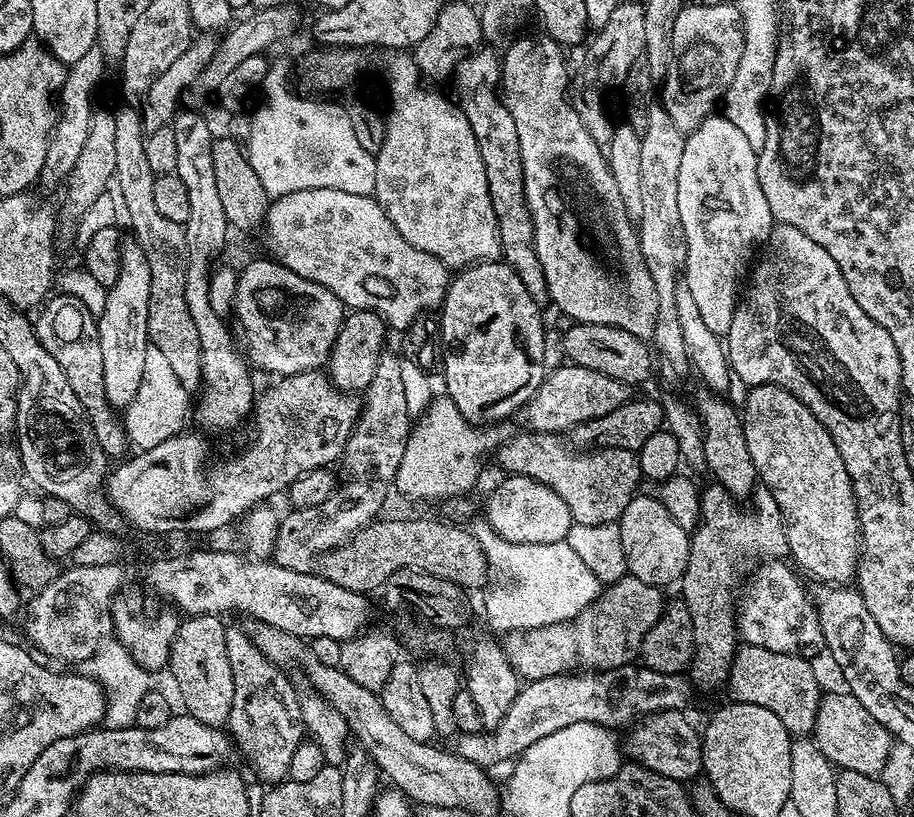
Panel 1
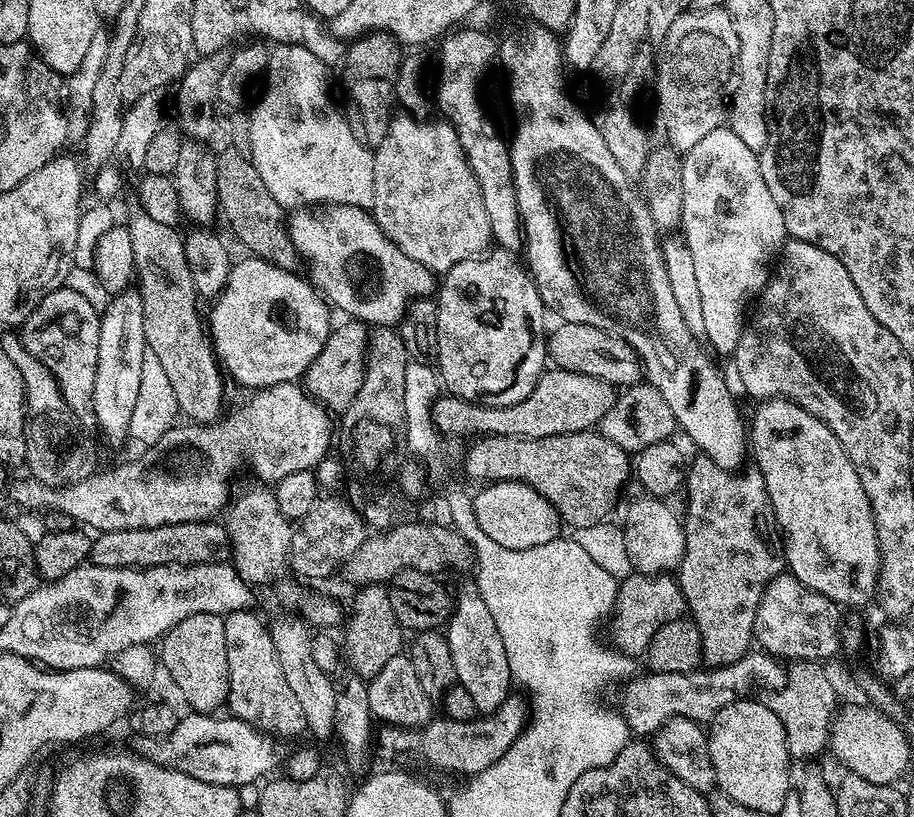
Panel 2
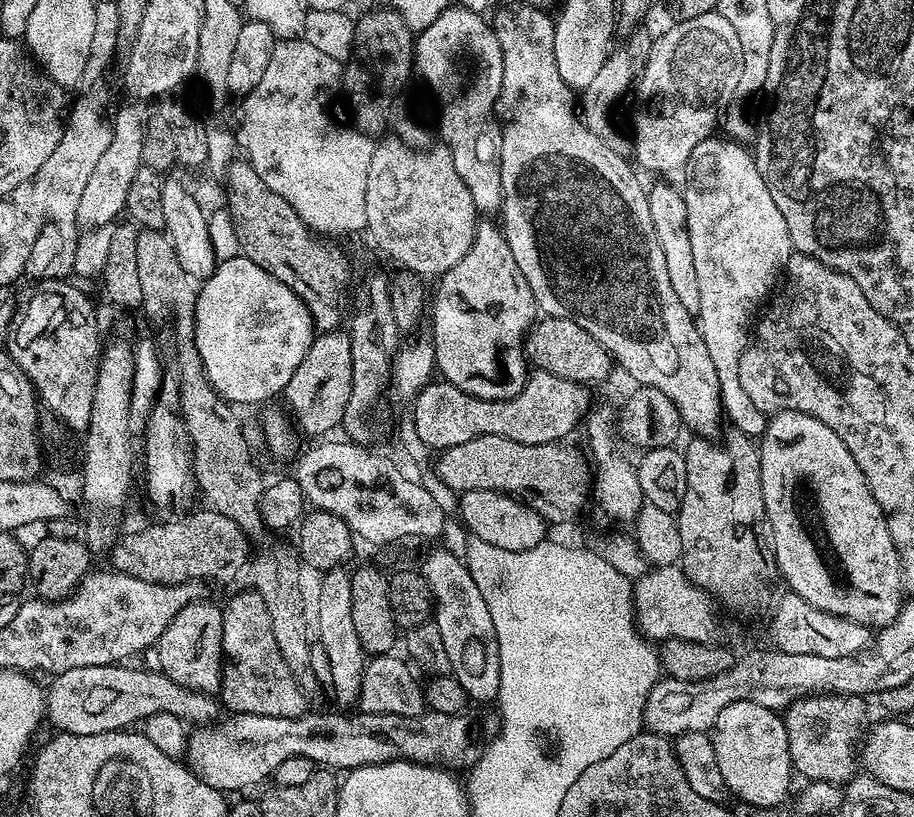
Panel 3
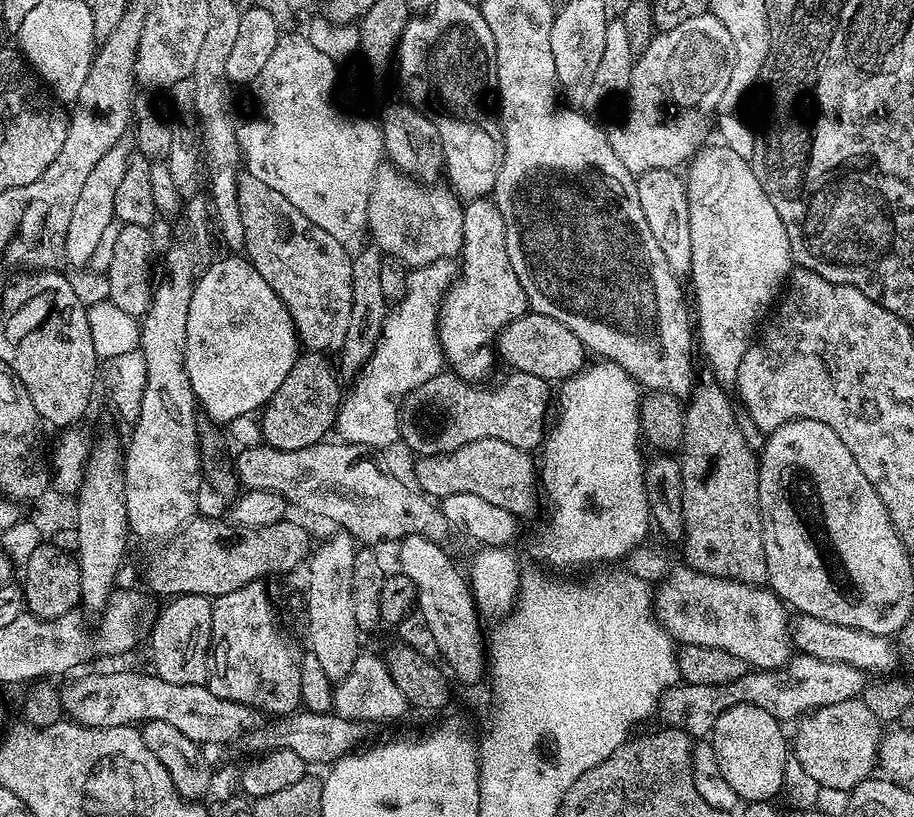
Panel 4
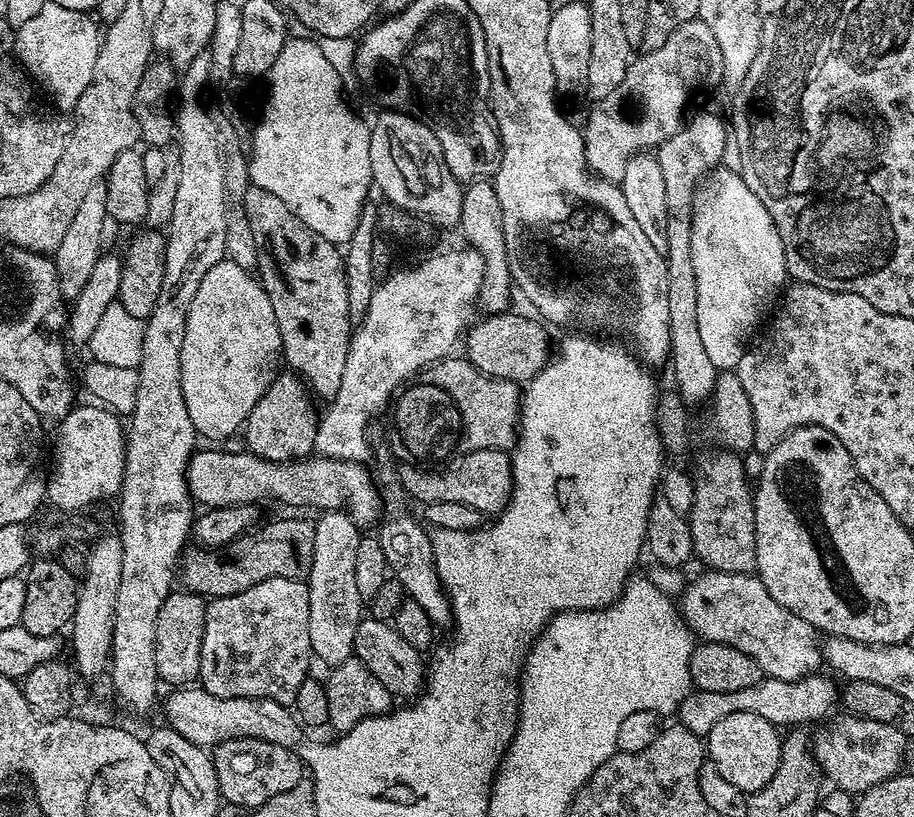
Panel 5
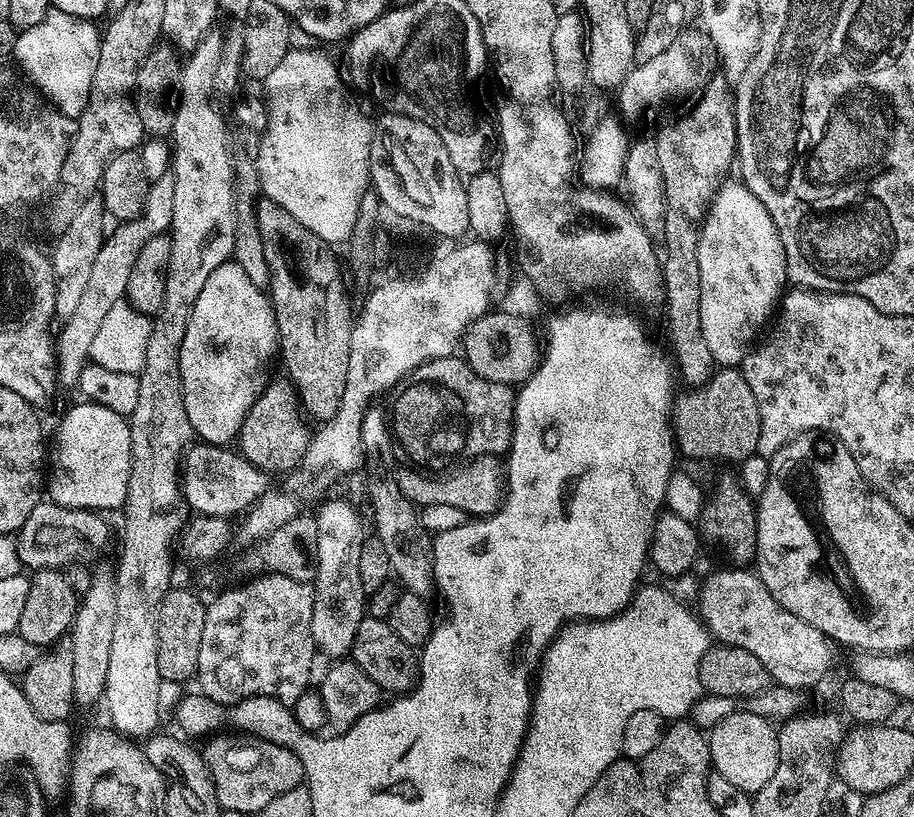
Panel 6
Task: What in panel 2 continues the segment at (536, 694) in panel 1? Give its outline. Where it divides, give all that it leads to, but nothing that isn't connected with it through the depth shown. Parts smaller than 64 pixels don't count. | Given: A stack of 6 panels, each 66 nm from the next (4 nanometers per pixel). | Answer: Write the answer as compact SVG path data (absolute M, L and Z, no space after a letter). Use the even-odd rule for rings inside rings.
M750 650L738 662L711 670L678 674L648 670L645 673L645 676L637 675L623 685L624 697L618 703L629 733L640 738L651 737L664 724L679 716L686 720L710 722L718 710L730 706L736 700L751 697L755 688L764 686L767 690L775 690L783 688L788 681L785 665L763 650ZM515 698L505 700L504 705L496 712L481 715L475 720L458 722L447 718L433 718L422 728L400 728L396 724L384 724L375 733L374 748L384 760L392 760L395 756L417 756L420 760L425 760L432 768L441 768L444 772L461 772L464 778L477 776L486 766L490 766L498 760L510 748L512 743L520 737L526 723L526 708L519 704Z

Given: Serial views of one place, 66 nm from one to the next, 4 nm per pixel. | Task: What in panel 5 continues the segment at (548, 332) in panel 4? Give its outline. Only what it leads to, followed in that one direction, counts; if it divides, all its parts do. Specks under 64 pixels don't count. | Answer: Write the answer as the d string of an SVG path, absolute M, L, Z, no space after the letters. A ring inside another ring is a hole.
M511 311L497 312L485 315L485 320L467 329L468 352L466 358L475 368L486 376L493 376L499 380L510 380L513 382L527 382L532 380L545 368L550 359L548 352L548 332L543 328L545 325L539 319L531 320L528 316L512 316Z

